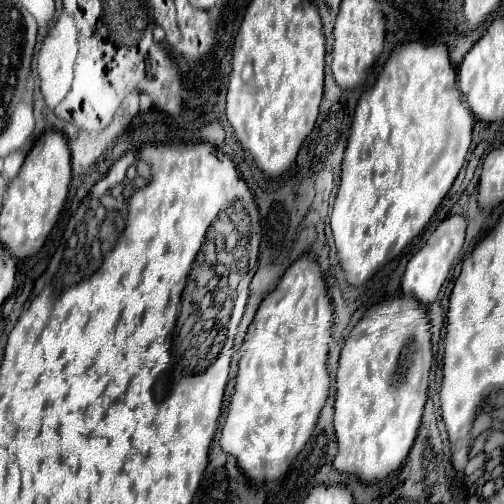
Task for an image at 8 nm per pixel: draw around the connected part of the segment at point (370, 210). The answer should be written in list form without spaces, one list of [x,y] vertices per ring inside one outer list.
[[[404,43],[392,51],[374,87],[364,91],[358,101],[342,163],[342,181],[330,215],[338,259],[348,285],[364,285],[378,267],[398,257],[402,249],[428,225],[466,161],[472,125],[474,119],[470,109],[462,105],[456,71],[448,59],[446,45]]]

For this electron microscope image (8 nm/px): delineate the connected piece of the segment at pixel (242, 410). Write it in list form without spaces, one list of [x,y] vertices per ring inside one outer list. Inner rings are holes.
[[[304,255],[288,267],[276,289],[262,301],[254,321],[248,327],[244,345],[240,347],[236,391],[228,405],[228,417],[220,433],[220,447],[236,459],[240,471],[254,485],[284,475],[314,433],[318,415],[328,399],[330,387],[326,369],[328,349],[332,341],[330,327],[332,305],[326,293],[326,283],[322,279],[316,259]]]

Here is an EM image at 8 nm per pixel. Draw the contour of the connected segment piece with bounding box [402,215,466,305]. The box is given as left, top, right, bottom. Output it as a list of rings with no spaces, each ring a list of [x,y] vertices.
[[[452,215],[452,217],[444,219],[438,225],[438,229],[430,235],[426,245],[408,261],[406,273],[402,277],[402,293],[412,295],[422,305],[434,303],[442,285],[444,285],[444,281],[450,275],[454,259],[460,255],[460,249],[464,245],[464,237],[466,237],[466,219],[462,215]]]

